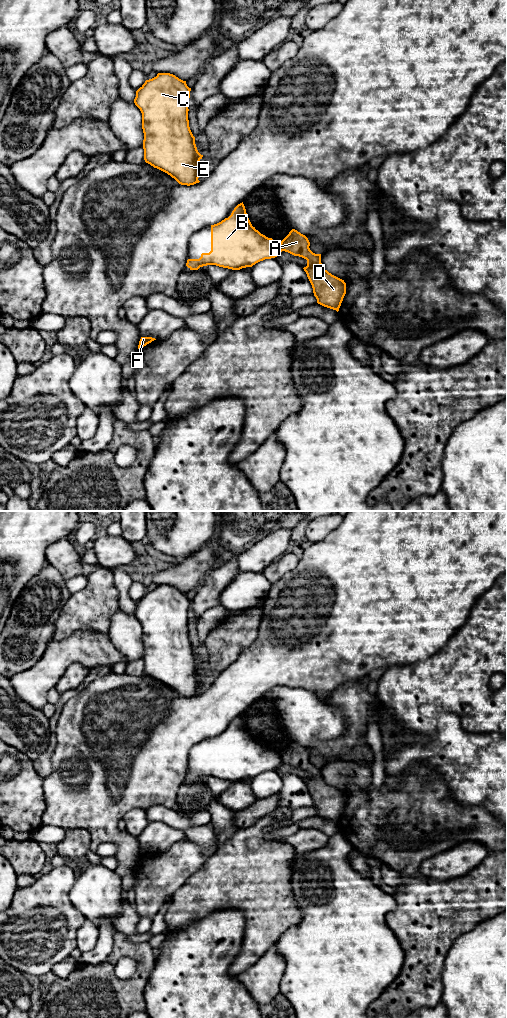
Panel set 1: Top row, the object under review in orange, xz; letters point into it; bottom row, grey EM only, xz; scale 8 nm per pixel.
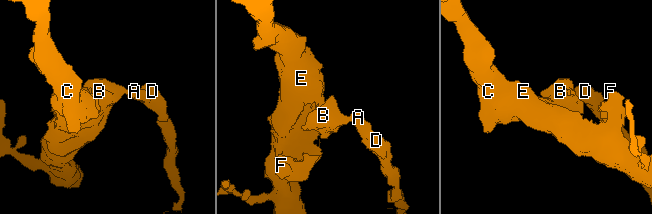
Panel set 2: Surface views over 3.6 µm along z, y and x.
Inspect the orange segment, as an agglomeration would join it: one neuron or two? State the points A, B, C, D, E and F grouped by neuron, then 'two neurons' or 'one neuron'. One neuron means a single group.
A D / B C E F | two neurons

